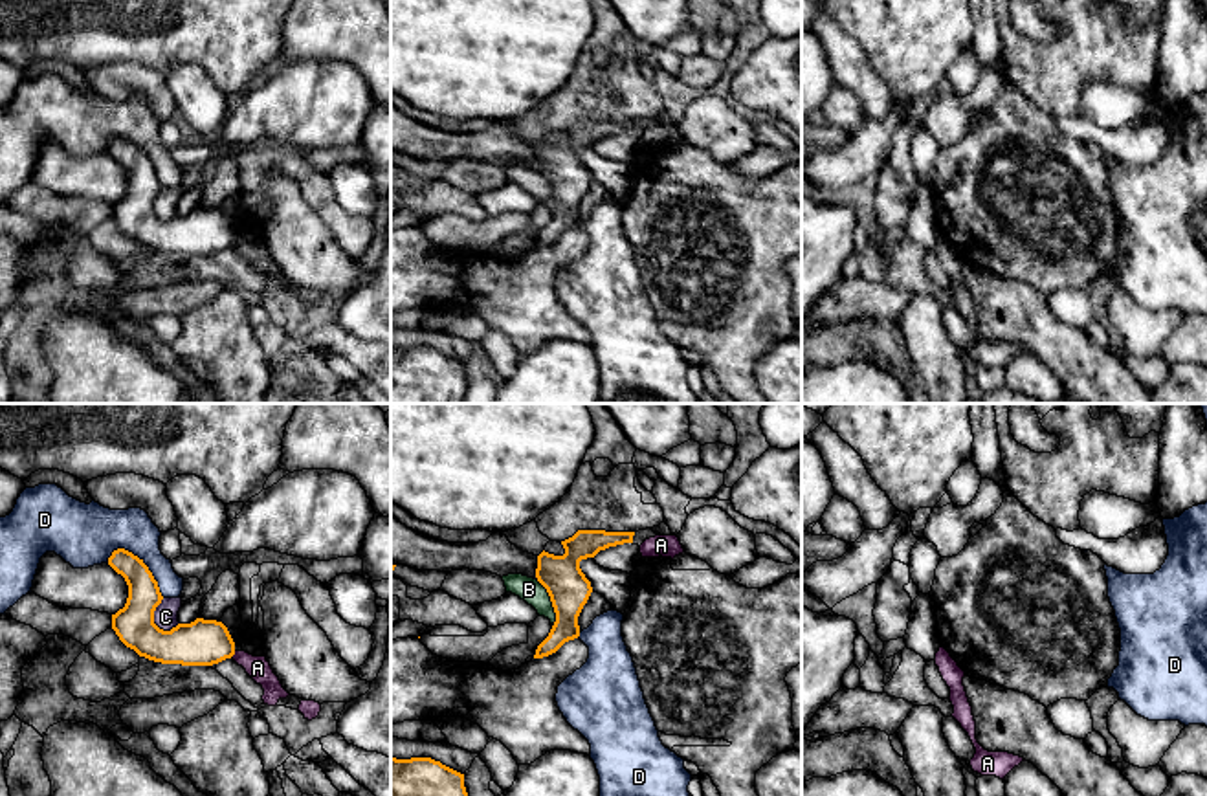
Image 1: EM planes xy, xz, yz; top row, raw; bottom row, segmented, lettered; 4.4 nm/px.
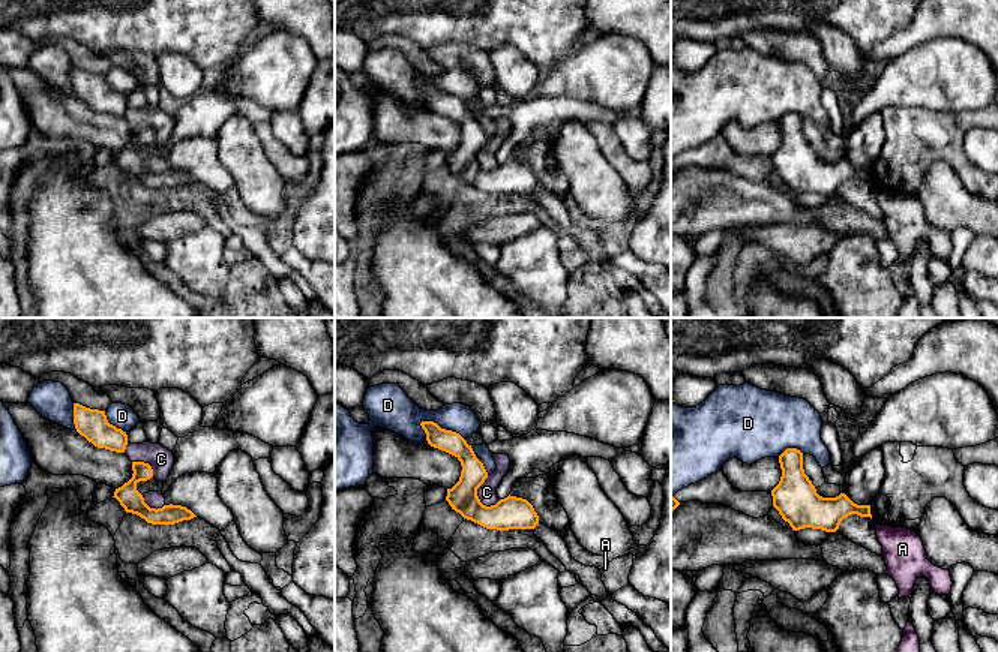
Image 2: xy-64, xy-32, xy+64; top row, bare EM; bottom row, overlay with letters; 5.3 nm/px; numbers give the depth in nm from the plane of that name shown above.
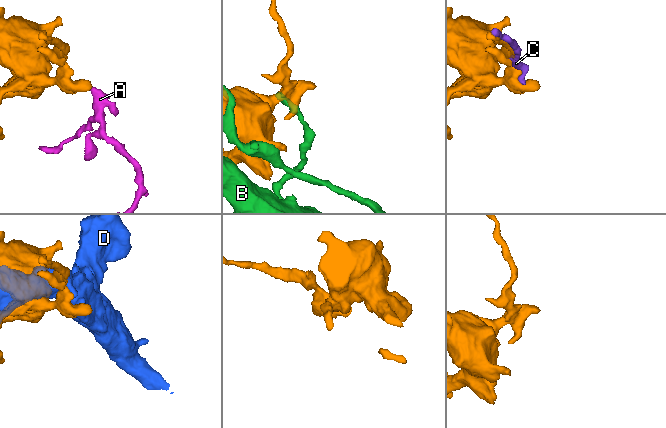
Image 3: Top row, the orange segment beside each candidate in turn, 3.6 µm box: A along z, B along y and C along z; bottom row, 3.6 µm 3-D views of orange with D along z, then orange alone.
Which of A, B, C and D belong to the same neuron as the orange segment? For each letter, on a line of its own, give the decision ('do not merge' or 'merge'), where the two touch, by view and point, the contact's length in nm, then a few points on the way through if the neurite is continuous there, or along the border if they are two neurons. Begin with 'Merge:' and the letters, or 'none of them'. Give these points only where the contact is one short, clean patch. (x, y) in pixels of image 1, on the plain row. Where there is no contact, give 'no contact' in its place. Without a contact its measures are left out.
Merge: none of them
A: do not merge; meets orange in xy at (233, 243); contact 30 nm long; border along xy (235, 241), (232, 244)
B: do not merge; meets orange in xz at (553, 193); contact 220 nm long
C: do not merge; meets orange in xy at (153, 208); contact 160 nm long
D: do not merge; meets orange in xy at (143, 153); contact 300 nm long

